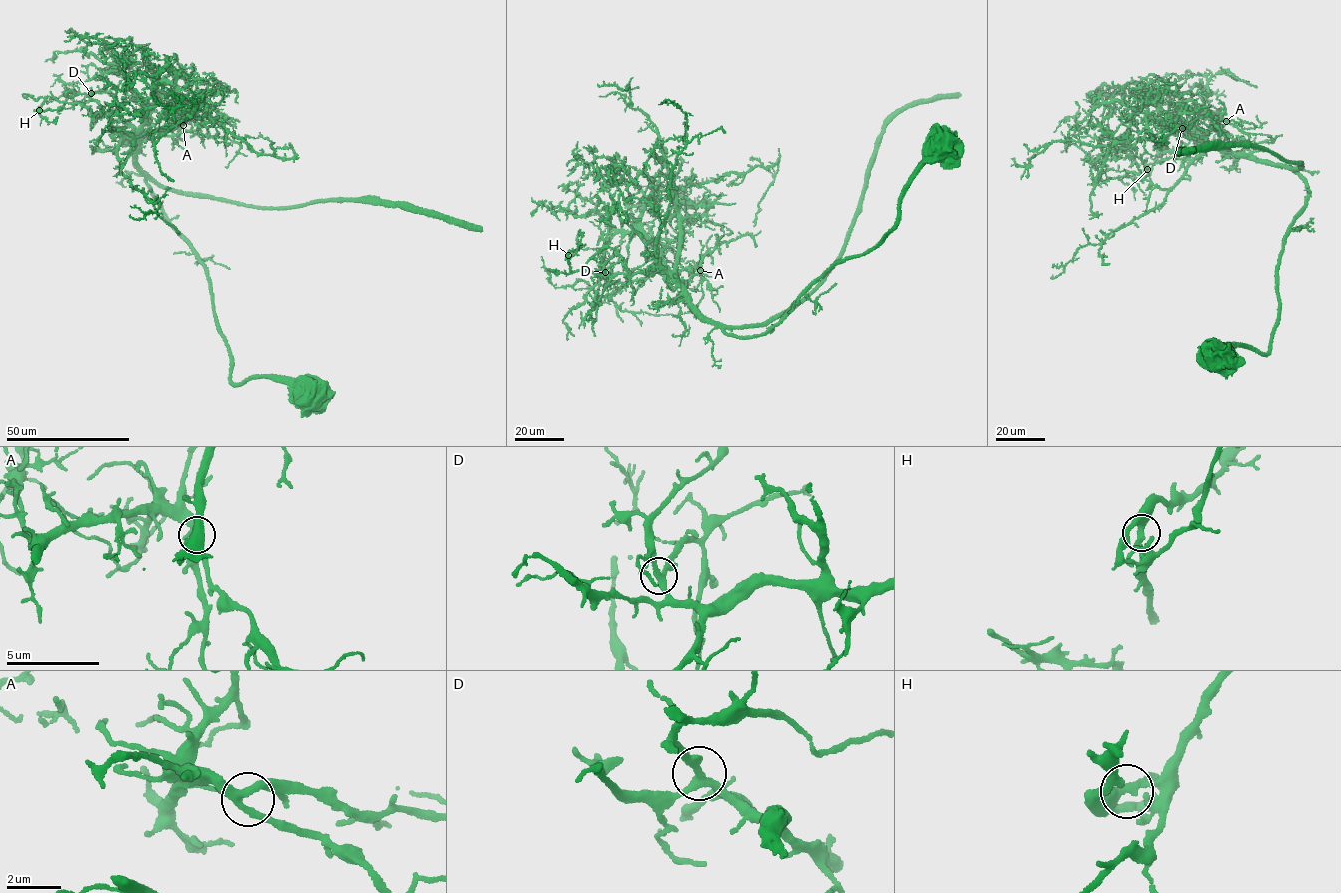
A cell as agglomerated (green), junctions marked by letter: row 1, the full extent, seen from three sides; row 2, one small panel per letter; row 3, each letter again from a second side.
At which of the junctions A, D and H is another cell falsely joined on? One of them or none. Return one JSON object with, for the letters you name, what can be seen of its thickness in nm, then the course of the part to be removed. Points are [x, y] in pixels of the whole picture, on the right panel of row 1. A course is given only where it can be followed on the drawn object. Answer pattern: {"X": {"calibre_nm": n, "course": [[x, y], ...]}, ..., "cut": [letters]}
{"H": {"calibre_nm": 320}, "cut": ["H"]}

